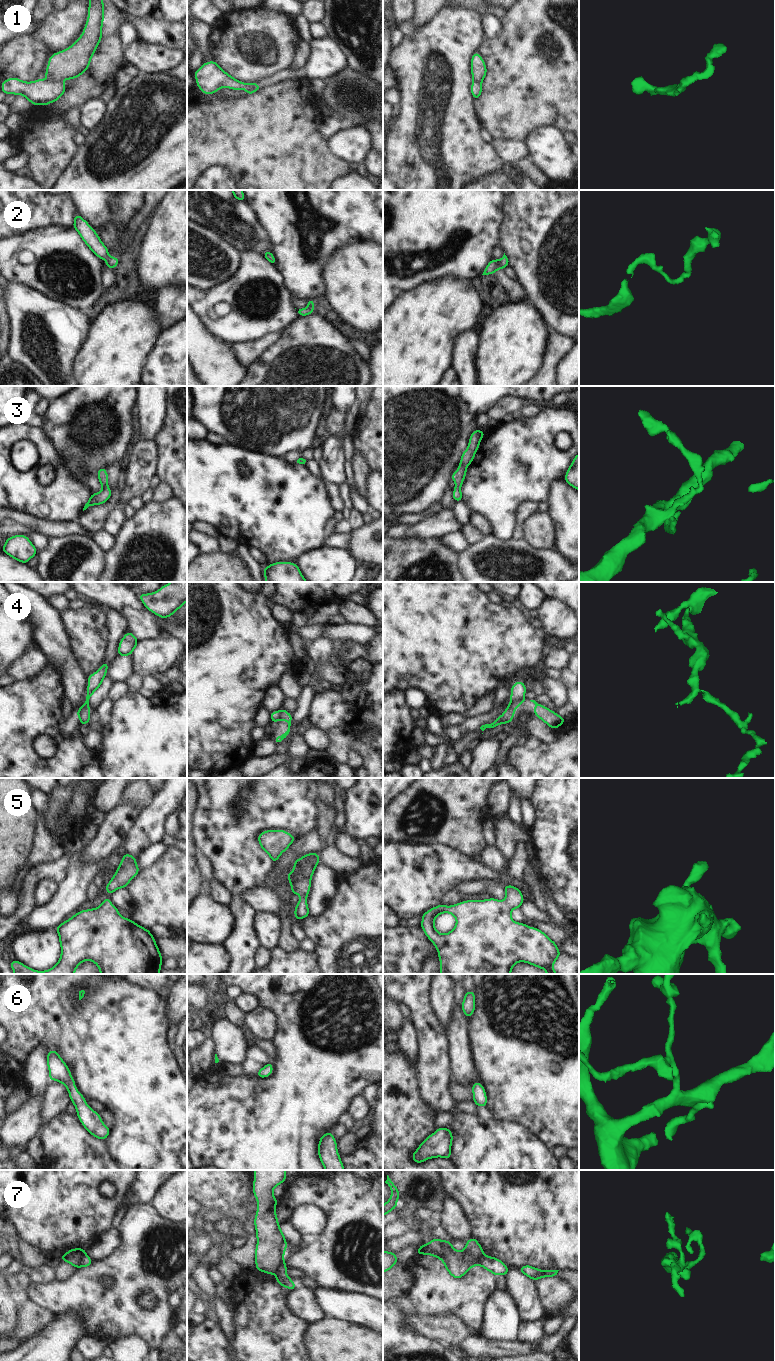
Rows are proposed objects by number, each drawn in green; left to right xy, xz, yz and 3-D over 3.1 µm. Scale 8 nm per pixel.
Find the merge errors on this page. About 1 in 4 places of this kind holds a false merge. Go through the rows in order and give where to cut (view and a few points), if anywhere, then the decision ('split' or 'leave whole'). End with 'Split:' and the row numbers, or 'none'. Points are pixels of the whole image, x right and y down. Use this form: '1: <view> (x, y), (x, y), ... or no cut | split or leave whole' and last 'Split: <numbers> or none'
1: xz (258, 88), (251, 87), (245, 89) | split
2: no cut | leave whole
3: no cut | leave whole
4: yz (523, 697), (510, 703) | split
5: no cut | leave whole
6: no cut | leave whole
7: xy (85, 1252), (79, 1267) | split
Split: 1, 4, 7

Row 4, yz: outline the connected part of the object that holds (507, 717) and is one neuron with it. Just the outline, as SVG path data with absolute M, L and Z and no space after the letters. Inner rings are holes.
M523 698L518 702L510 703L506 707L504 713L501 716L499 716L493 723L482 725L480 729L482 731L484 731L486 728L490 730L497 727L499 724L512 723L513 717L515 715L515 709L527 700L528 700L527 698Z

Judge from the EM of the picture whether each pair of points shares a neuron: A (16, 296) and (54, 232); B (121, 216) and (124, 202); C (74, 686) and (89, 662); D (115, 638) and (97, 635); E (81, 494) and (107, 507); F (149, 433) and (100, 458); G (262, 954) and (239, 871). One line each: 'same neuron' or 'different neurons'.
A: different neurons
B: same neuron
C: different neurons
D: different neurons
E: different neurons
F: different neurons
G: different neurons

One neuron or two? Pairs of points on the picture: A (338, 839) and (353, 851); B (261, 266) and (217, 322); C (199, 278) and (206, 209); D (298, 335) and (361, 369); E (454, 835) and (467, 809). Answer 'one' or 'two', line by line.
A: one
B: one
C: two
D: one
E: one

